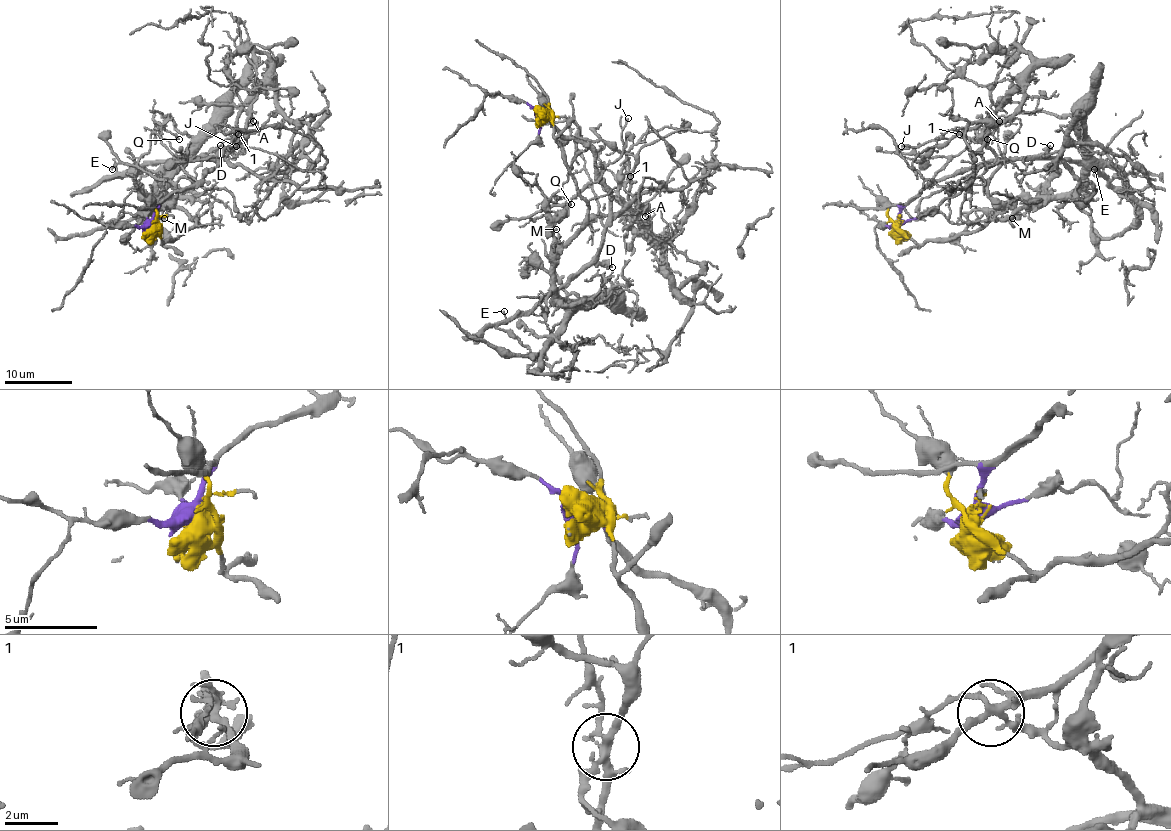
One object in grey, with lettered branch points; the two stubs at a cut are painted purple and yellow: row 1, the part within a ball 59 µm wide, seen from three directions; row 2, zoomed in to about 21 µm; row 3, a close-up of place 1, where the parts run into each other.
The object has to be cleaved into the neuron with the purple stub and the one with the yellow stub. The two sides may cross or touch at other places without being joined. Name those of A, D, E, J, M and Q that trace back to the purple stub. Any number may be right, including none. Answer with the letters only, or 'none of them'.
A, D, E, J

